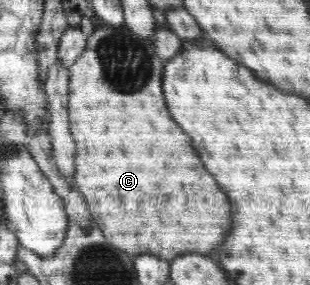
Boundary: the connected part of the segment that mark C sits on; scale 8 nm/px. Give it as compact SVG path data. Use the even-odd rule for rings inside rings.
M125 24L120 25L120 27L105 25L100 29L96 29L88 37L82 55L75 59L72 65L69 65L70 105L68 105L68 115L70 117L69 130L72 132L72 137L74 137L74 143L76 143L76 173L73 177L75 188L86 197L90 215L94 217L98 228L106 235L106 241L110 245L116 245L118 249L130 253L130 255L150 253L150 255L160 255L162 259L172 261L180 253L202 253L202 255L206 255L212 249L216 249L220 245L220 241L224 239L224 235L230 231L232 213L230 213L228 197L218 189L214 177L208 175L208 171L204 171L204 163L200 161L198 153L194 151L190 137L186 137L186 133L170 117L170 111L166 107L164 93L162 93L163 64L164 61L158 57L152 41L133 33Z

